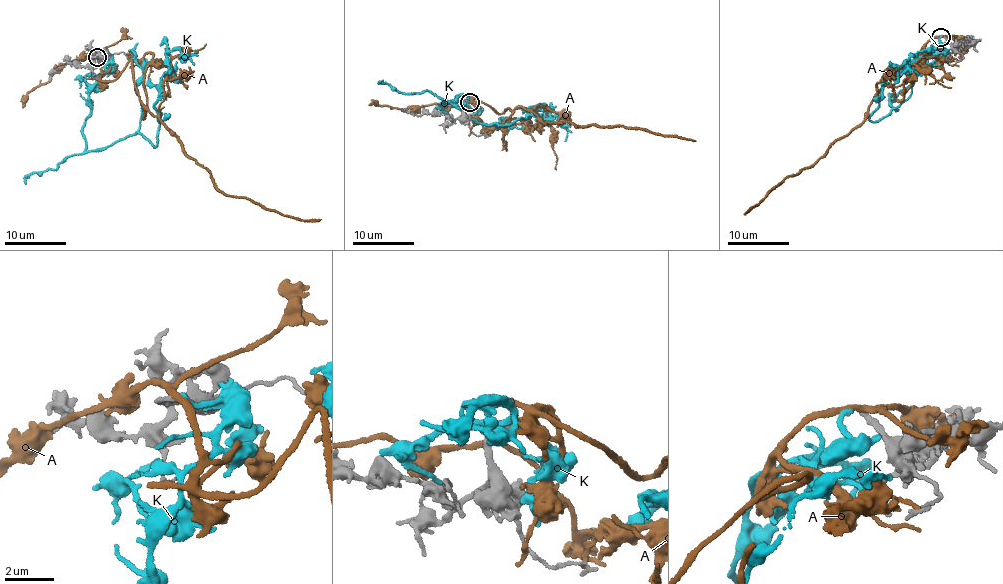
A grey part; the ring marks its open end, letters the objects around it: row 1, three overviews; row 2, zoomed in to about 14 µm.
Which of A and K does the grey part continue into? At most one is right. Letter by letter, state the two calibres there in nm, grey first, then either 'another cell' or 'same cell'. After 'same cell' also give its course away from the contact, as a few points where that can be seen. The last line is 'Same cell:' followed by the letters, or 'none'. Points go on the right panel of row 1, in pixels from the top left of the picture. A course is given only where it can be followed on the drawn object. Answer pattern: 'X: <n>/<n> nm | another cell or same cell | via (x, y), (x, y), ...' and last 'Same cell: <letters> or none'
A: 200/200 nm | another cell
K: 190/190 nm | another cell
Same cell: none

